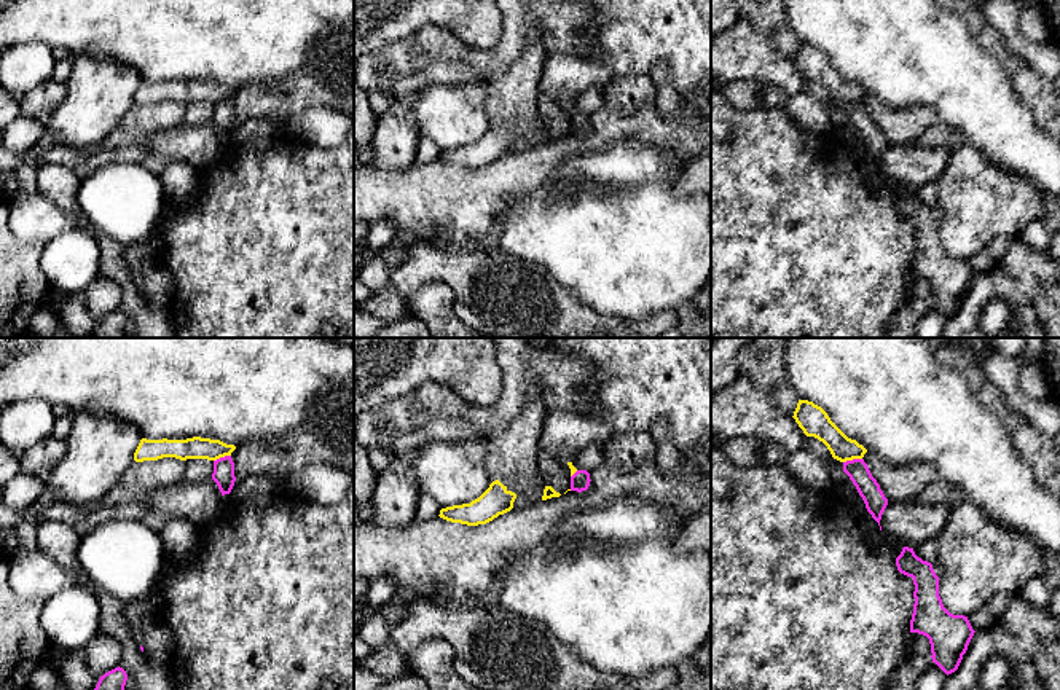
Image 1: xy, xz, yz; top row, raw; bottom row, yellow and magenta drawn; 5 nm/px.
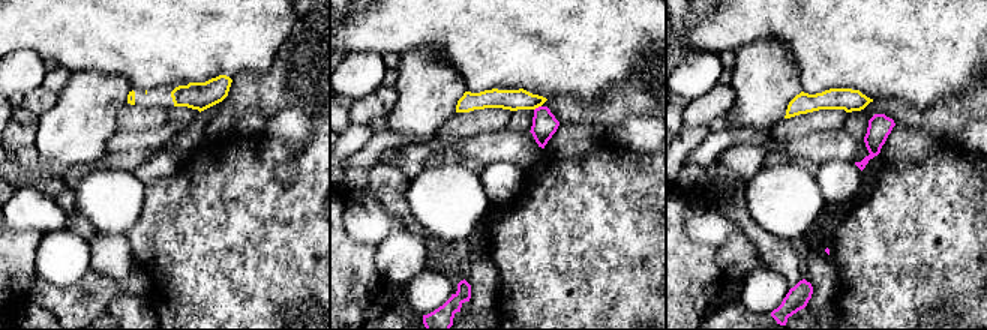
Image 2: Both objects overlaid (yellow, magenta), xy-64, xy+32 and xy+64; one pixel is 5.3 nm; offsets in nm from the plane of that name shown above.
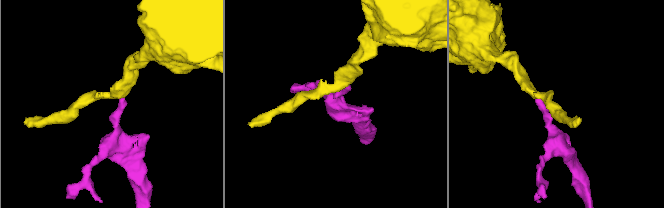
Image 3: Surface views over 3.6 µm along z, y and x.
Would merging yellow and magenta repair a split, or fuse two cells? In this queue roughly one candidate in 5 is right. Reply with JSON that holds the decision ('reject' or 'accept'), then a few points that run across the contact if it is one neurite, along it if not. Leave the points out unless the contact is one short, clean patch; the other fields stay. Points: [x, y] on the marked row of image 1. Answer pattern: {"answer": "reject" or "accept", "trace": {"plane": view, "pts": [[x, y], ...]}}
{"answer": "reject", "trace": {"plane": "yz", "pts": [[861, 458], [844, 462]]}}

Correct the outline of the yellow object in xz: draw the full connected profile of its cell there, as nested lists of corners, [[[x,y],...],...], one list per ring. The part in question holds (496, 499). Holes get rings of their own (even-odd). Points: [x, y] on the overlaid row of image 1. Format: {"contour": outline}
{"contour": [[[499,480],[470,504],[453,505],[440,510],[440,518],[467,526],[486,524],[513,508],[516,494],[508,491]]]}

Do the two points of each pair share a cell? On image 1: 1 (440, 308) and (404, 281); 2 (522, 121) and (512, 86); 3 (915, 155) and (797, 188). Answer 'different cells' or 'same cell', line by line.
1: different cells
2: same cell
3: different cells

